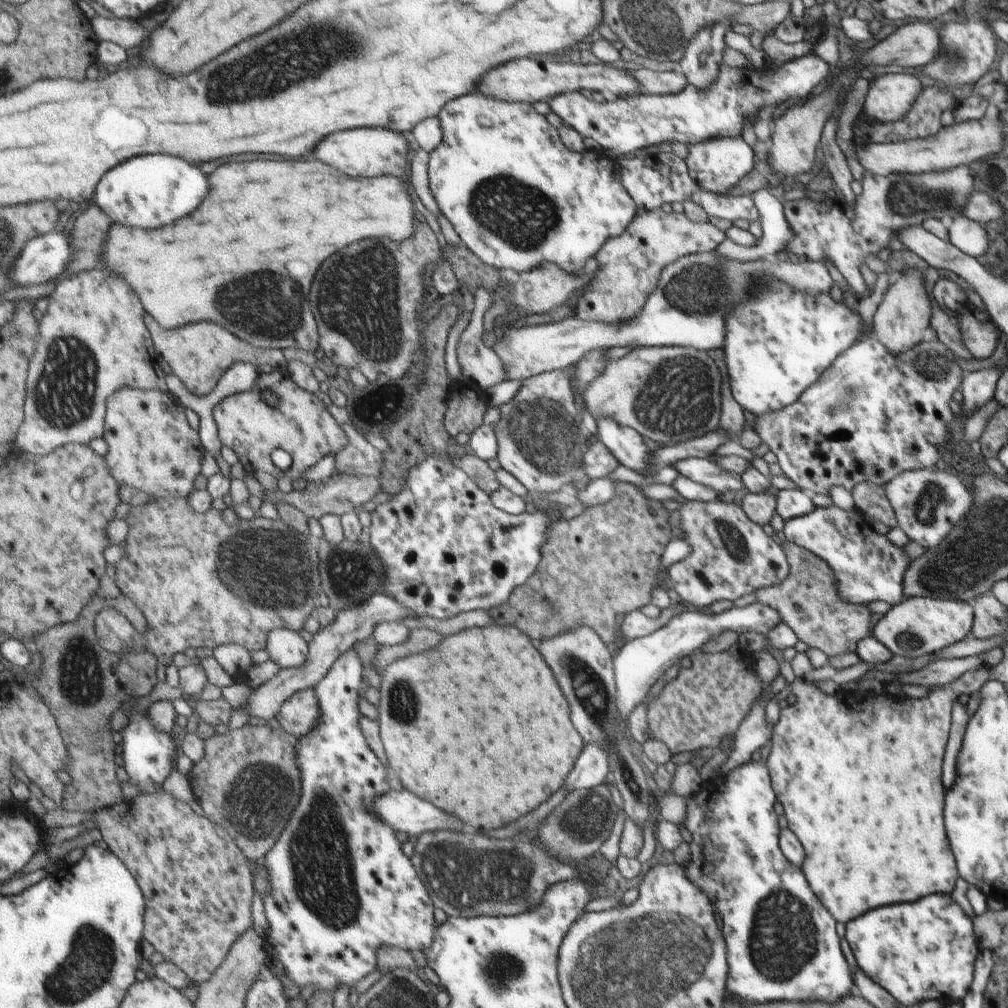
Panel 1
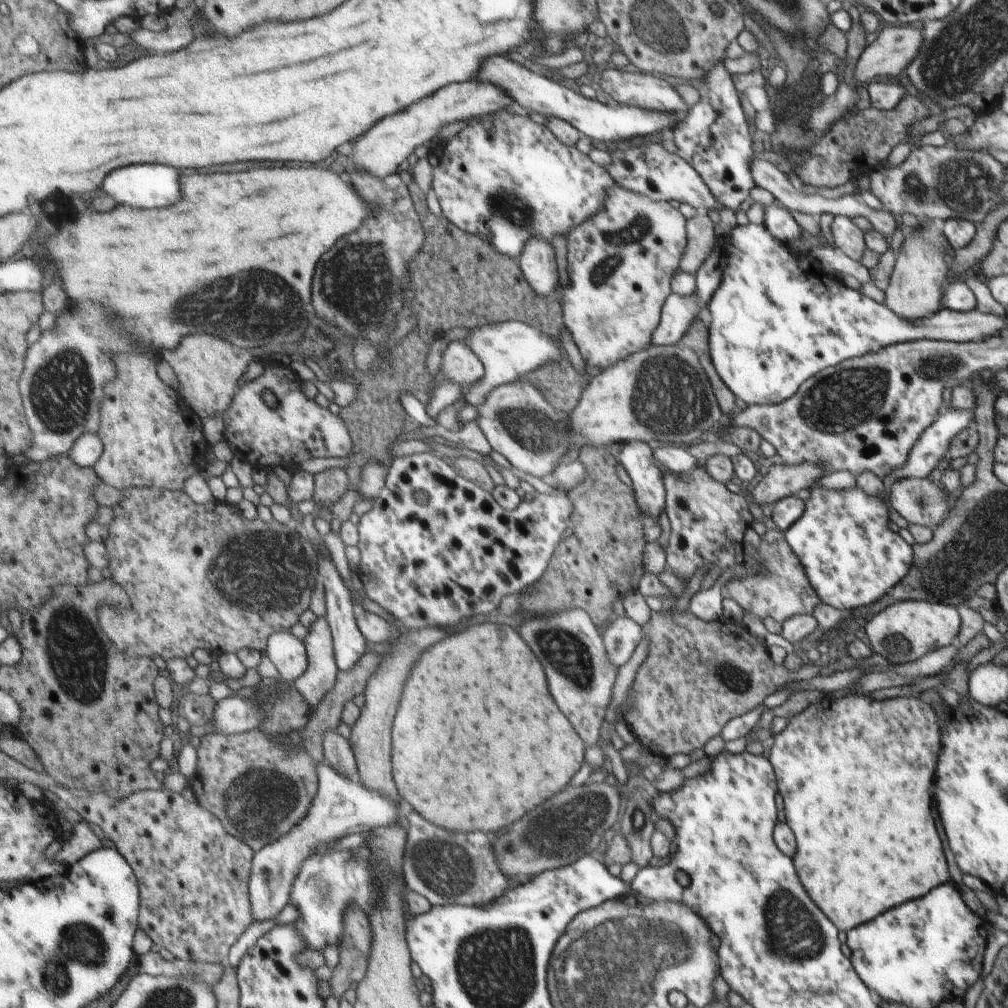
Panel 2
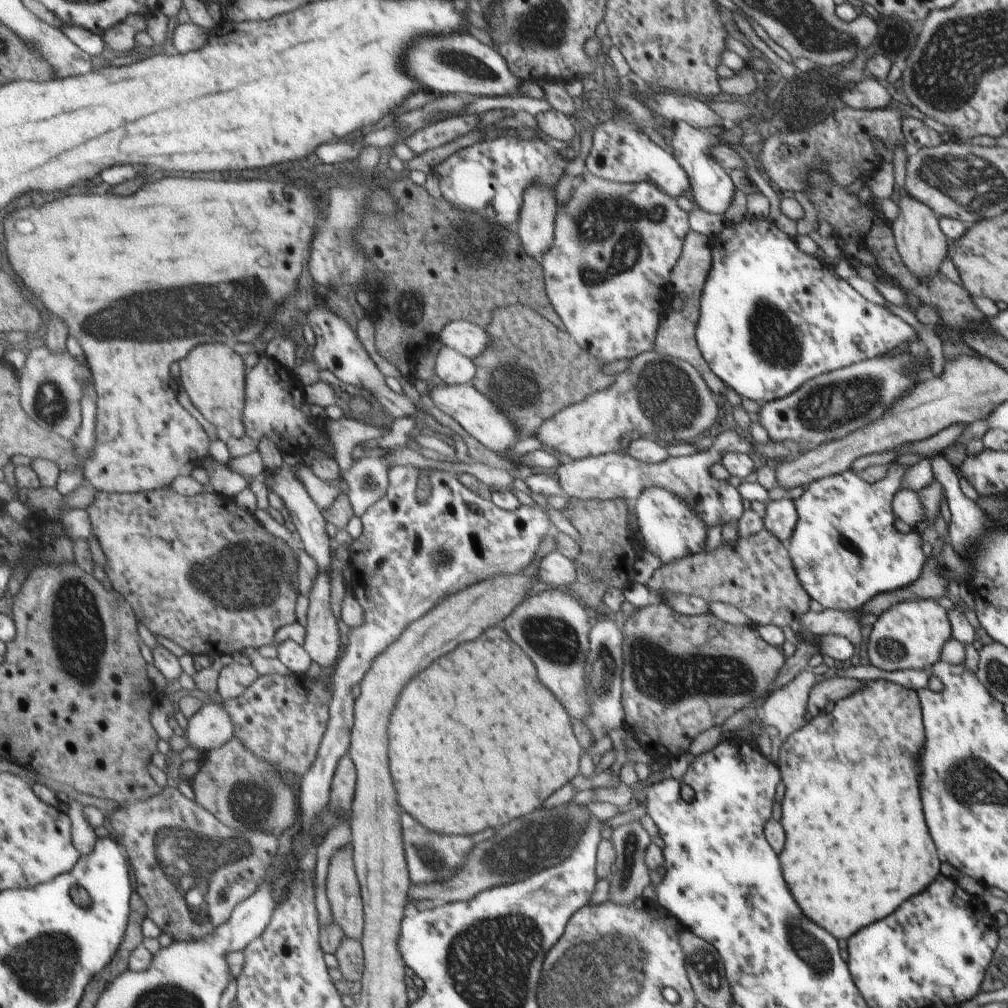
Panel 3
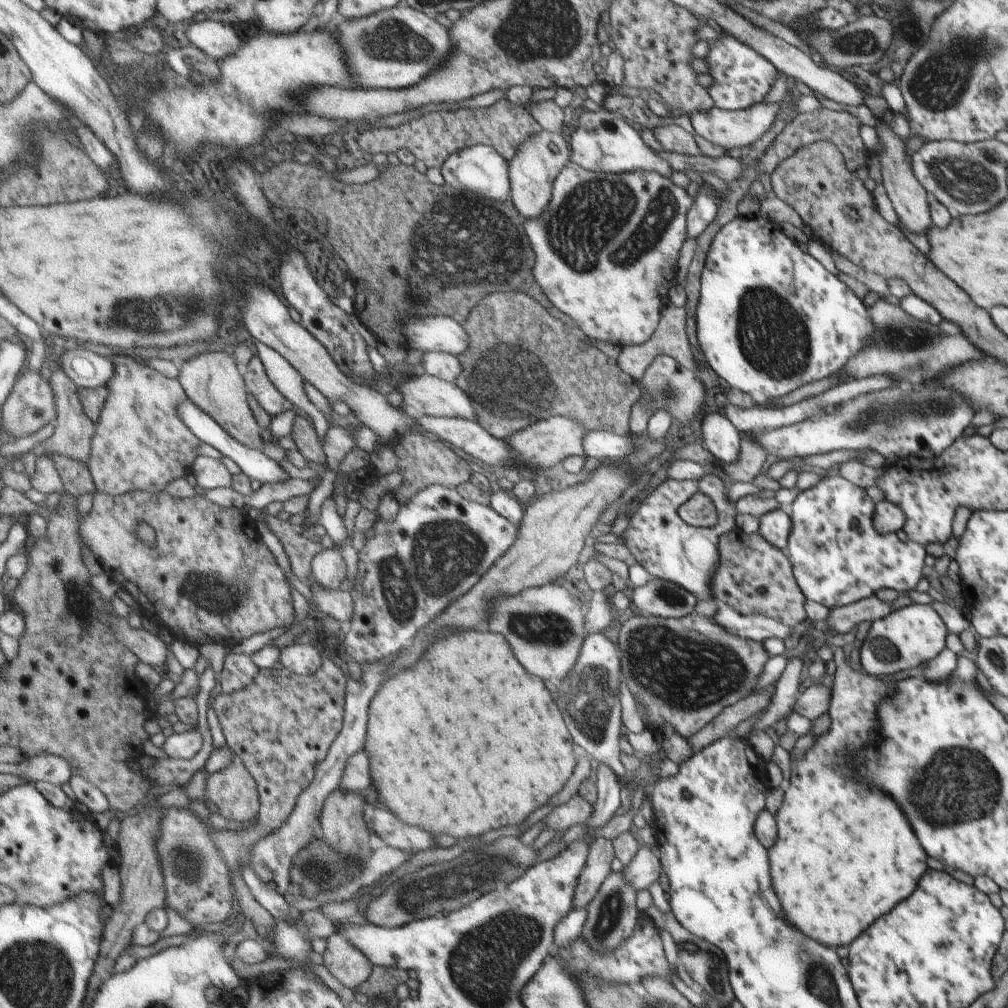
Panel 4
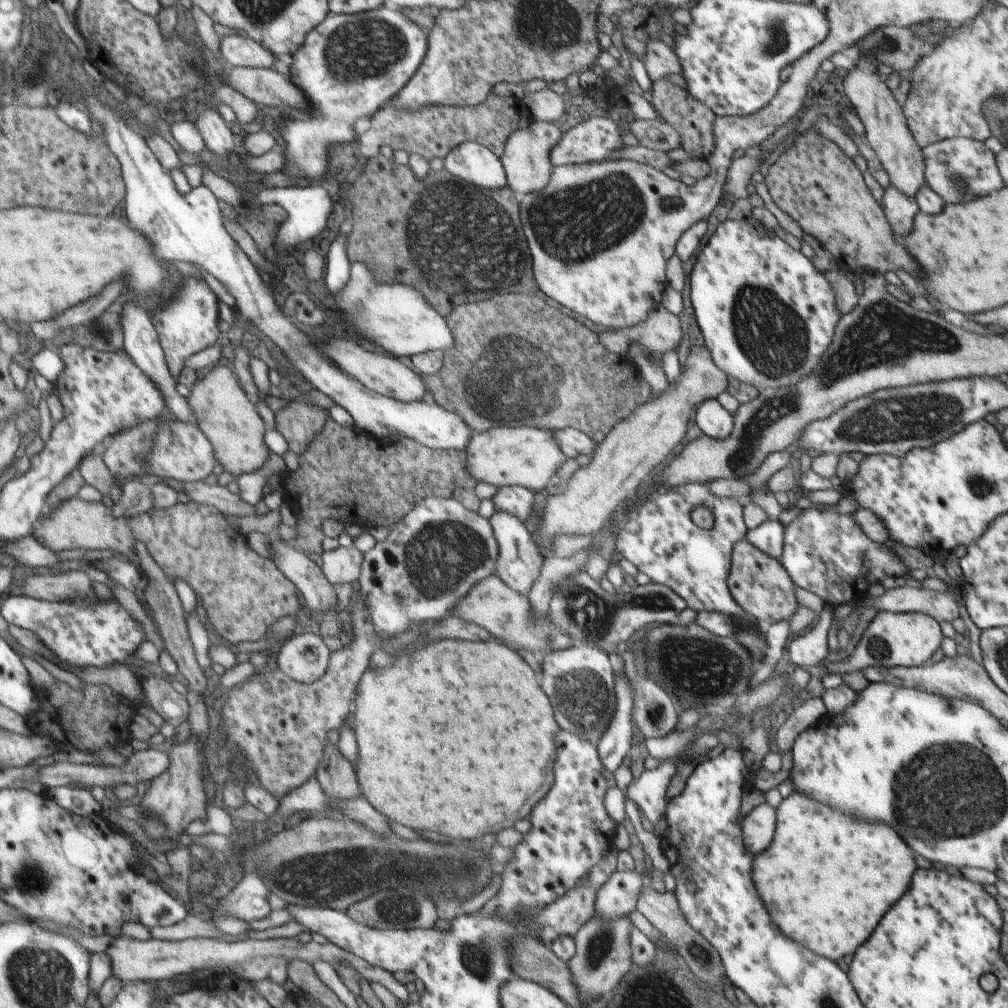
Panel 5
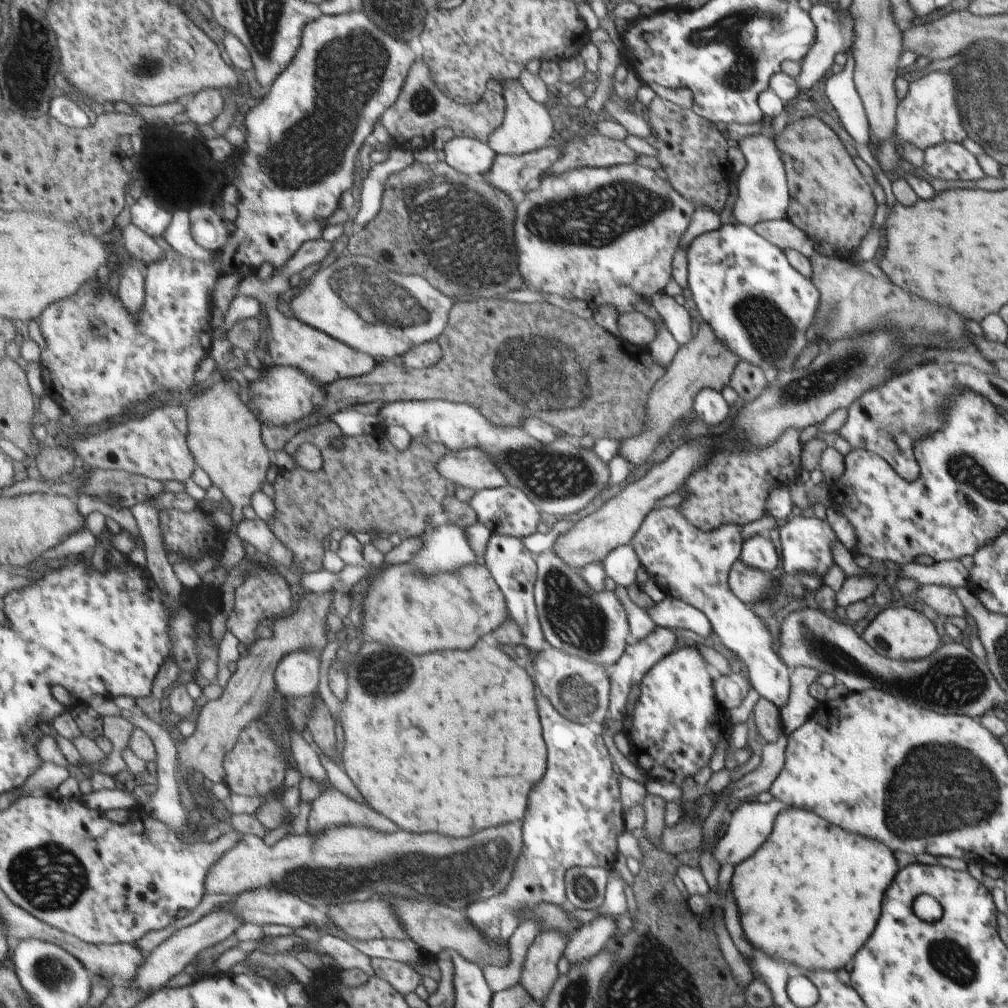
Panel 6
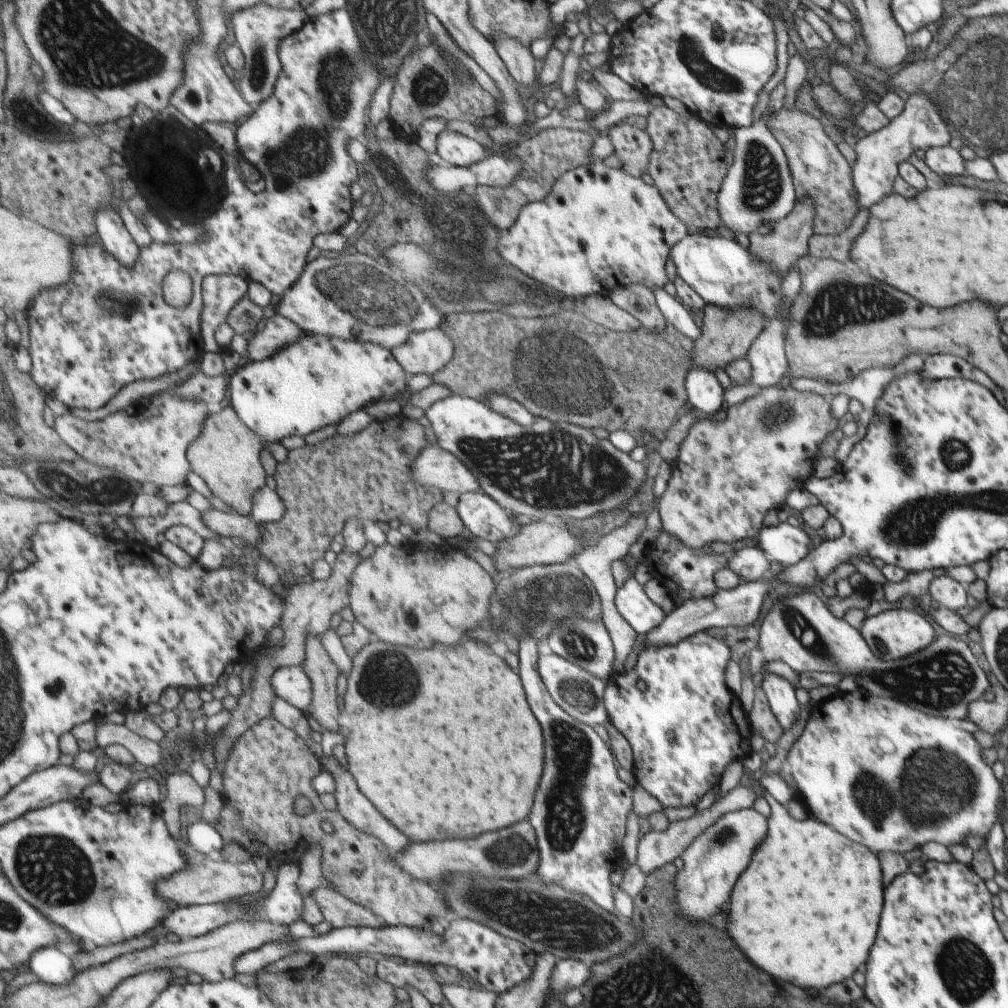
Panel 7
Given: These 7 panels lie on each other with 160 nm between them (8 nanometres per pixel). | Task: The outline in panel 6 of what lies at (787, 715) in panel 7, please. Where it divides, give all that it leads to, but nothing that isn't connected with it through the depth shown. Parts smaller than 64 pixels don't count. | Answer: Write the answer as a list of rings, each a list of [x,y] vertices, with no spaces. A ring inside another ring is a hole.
[[[664,507],[652,510],[644,518],[643,525],[636,532],[630,546],[634,548],[641,566],[646,568],[650,578],[666,596],[676,598],[700,610],[708,618],[712,631],[718,635],[722,644],[745,664],[752,688],[760,697],[766,698],[780,709],[788,703],[791,684],[790,670],[772,648],[772,634],[765,623],[765,616],[759,615],[750,606],[744,604],[731,592],[730,588],[731,569],[739,561],[743,552],[745,540],[741,532],[740,524],[724,524],[724,526],[716,528],[716,531],[702,532],[687,520],[682,507]]]

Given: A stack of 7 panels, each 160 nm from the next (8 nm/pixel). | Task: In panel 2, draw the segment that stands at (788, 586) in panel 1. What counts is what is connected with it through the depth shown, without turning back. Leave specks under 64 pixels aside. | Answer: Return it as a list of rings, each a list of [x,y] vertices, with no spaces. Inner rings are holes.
[[[767,529],[760,544],[759,558],[764,567],[759,575],[748,575],[746,579],[727,579],[717,587],[724,592],[724,596],[739,604],[744,611],[760,618],[773,618],[783,623],[788,617],[800,613],[812,613],[814,607],[822,603],[820,597],[807,580],[804,564],[800,562],[791,545],[787,543],[785,533]]]

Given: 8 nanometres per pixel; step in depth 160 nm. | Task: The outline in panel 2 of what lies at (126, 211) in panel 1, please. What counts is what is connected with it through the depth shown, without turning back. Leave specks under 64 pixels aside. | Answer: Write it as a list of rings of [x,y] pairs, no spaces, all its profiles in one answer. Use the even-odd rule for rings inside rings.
[[[128,166],[112,172],[106,180],[106,190],[118,198],[120,204],[130,204],[130,206],[140,206],[140,208],[166,208],[174,206],[182,198],[182,188],[180,188],[180,172],[170,166]]]

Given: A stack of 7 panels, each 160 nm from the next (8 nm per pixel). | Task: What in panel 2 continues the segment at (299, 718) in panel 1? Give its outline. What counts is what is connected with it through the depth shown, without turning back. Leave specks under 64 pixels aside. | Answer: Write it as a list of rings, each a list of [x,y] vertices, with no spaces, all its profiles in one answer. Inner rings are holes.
[[[327,616],[317,617],[304,641],[309,652],[309,669],[295,684],[316,714],[323,700],[337,685],[341,671],[333,628]],[[336,730],[327,731],[325,746],[328,751],[328,763],[333,767],[338,766],[337,770],[345,773],[346,777],[360,777],[359,762],[350,739],[347,740]]]

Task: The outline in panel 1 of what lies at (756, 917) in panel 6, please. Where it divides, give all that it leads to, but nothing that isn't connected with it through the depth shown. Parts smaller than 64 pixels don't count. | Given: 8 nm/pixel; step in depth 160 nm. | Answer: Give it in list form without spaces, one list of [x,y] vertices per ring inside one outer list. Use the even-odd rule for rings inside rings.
[[[985,665],[974,670],[969,670],[946,686],[936,686],[940,689],[934,690],[923,699],[902,700],[892,698],[884,700],[872,700],[869,696],[855,697],[853,700],[846,698],[843,693],[829,695],[818,685],[806,678],[796,677],[790,683],[790,690],[796,696],[796,703],[782,708],[779,720],[773,726],[772,747],[767,759],[767,767],[770,769],[771,784],[774,786],[776,796],[779,796],[780,804],[783,805],[788,821],[788,828],[803,843],[803,848],[808,848],[808,858],[805,858],[801,868],[810,882],[811,888],[819,896],[820,900],[832,916],[840,922],[850,923],[851,920],[858,919],[872,909],[886,906],[886,904],[896,904],[896,902],[914,902],[922,896],[934,894],[934,892],[956,892],[956,884],[960,884],[960,872],[952,856],[952,848],[948,846],[946,838],[946,824],[944,824],[944,802],[946,802],[946,792],[948,788],[942,782],[942,772],[944,772],[944,756],[950,740],[950,730],[952,730],[952,708],[954,699],[961,694],[978,693],[984,683],[991,678],[990,667]]]

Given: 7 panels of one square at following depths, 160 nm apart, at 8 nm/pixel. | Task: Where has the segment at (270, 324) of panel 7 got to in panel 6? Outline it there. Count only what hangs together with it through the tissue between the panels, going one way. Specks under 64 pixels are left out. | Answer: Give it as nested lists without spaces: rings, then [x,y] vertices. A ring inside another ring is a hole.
[[[278,308],[265,310],[270,312],[270,339],[268,347],[269,360],[276,360],[276,364],[284,366],[294,366],[302,368],[304,372],[316,378],[323,385],[339,381],[340,379],[353,379],[366,376],[374,372],[379,365],[379,361],[370,354],[352,348],[342,340],[330,336],[322,330],[312,328],[310,324],[304,324],[298,318],[288,318],[284,316]]]

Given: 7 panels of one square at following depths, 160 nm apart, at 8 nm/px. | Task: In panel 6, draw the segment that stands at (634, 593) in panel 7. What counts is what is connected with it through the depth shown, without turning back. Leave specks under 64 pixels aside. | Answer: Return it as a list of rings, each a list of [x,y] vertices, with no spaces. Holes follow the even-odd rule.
[[[621,545],[606,556],[601,566],[608,579],[614,580],[617,586],[628,587],[636,582],[636,572],[641,564],[632,546]],[[666,596],[664,601],[648,608],[646,614],[657,627],[691,630],[702,638],[707,638],[713,633],[708,618],[700,610],[673,597]]]

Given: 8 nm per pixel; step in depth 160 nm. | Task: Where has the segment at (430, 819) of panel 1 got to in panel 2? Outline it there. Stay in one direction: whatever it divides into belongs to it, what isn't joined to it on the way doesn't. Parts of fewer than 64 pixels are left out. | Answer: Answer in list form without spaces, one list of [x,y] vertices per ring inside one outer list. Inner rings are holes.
[[[330,763],[318,766],[320,792],[312,802],[310,815],[296,825],[282,839],[257,851],[251,880],[251,903],[255,920],[266,922],[278,918],[291,902],[295,882],[306,861],[323,845],[330,845],[344,836],[356,832],[370,833],[375,828],[394,825],[410,826],[404,798],[393,799],[390,795],[368,788],[360,778],[351,779],[340,774]]]

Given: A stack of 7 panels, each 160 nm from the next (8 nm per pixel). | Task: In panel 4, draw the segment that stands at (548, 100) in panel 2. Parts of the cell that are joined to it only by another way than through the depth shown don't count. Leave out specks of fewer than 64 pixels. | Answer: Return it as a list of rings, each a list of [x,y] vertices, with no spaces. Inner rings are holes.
[[[406,2],[365,17],[344,20],[336,32],[340,32],[340,38],[348,40],[352,74],[358,84],[368,90],[372,86],[374,89],[396,90],[415,87],[438,67],[443,67],[452,52],[450,30]]]

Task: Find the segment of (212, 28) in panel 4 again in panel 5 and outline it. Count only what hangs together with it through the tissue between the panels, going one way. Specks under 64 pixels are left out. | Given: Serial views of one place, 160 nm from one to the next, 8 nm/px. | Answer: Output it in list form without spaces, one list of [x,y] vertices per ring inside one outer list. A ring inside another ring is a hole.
[[[244,34],[222,37],[223,55],[234,67],[274,68],[276,56]]]

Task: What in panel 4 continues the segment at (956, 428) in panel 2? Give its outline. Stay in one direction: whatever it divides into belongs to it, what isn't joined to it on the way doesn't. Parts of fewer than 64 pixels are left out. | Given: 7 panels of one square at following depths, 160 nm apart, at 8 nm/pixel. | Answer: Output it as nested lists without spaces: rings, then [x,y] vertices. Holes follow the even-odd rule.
[[[838,473],[823,478],[815,487],[802,491],[787,507],[792,523],[785,548],[788,560],[794,568],[795,579],[806,594],[806,600],[813,600],[833,609],[855,603],[883,588],[894,590],[896,595],[916,589],[922,576],[926,550],[919,542],[900,542],[896,534],[880,533],[876,530],[874,516],[876,504],[865,495],[864,489]]]

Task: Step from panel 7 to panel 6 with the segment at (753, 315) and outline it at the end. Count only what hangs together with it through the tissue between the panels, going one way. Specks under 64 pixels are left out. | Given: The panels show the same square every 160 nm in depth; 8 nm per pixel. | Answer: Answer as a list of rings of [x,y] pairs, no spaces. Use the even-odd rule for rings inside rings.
[[[705,322],[700,324],[698,334],[687,344],[679,346],[674,359],[663,372],[657,374],[652,392],[648,392],[648,400],[645,401],[645,416],[642,431],[633,437],[620,440],[620,452],[618,456],[630,462],[630,470],[646,462],[656,450],[660,440],[668,435],[672,424],[680,418],[686,418],[692,410],[692,398],[708,388],[722,392],[731,383],[736,366],[740,358],[730,348],[724,346],[724,342],[716,340],[712,328]]]

